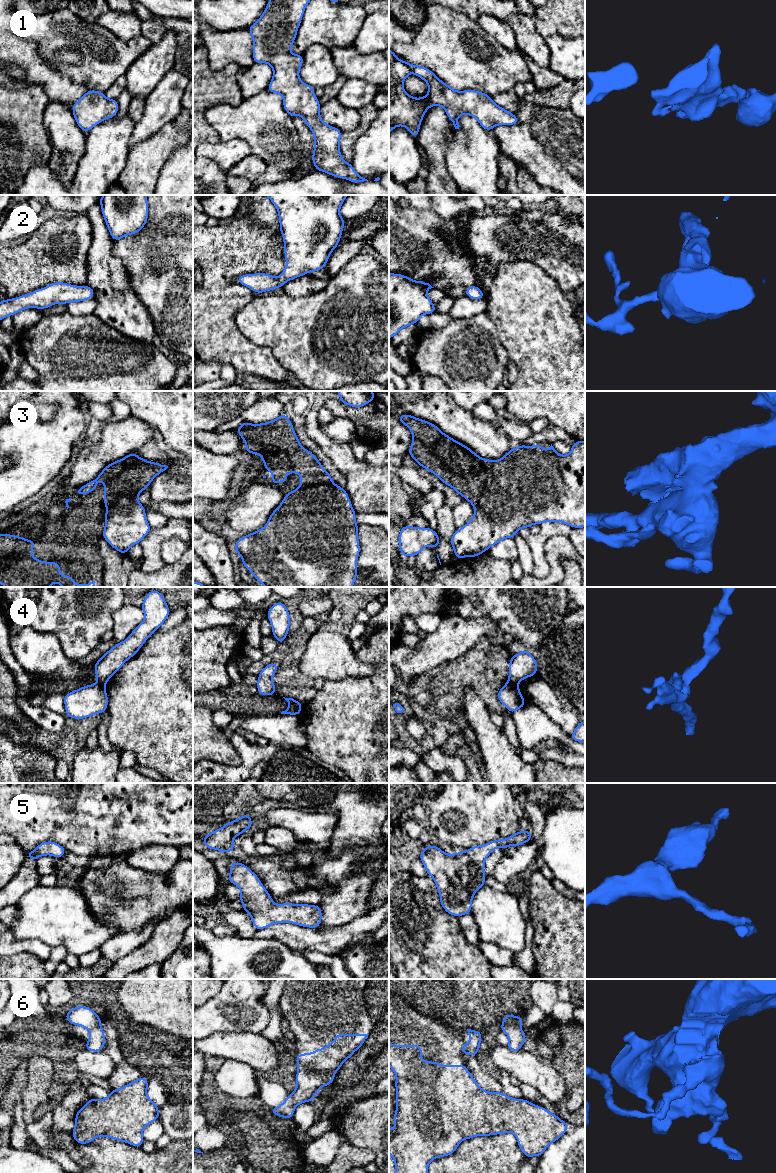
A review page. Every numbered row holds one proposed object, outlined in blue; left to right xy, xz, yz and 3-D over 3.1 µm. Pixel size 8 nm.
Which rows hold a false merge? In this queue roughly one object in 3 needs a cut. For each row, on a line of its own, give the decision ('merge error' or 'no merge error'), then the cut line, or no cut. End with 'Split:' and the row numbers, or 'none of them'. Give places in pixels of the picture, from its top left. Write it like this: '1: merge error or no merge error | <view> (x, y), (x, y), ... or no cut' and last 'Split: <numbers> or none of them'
1: no merge error | no cut
2: no merge error | no cut
3: merge error | yz (493, 461), (479, 504), (474, 509)
4: merge error | yz (507, 682), (517, 686)
5: no merge error | no cut
6: merge error | yz (502, 1024), (519, 1028)
Split: 3, 4, 6

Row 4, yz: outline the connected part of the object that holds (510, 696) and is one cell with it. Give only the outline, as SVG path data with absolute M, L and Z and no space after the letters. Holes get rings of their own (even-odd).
M508 682L497 693L499 702L506 707L512 714L524 707L526 702L521 694L518 686L512 685Z

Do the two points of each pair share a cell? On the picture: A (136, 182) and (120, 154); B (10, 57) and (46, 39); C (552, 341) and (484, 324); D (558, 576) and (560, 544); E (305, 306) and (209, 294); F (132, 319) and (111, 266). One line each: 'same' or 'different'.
A: different
B: different
C: different
D: same
E: different
F: same

